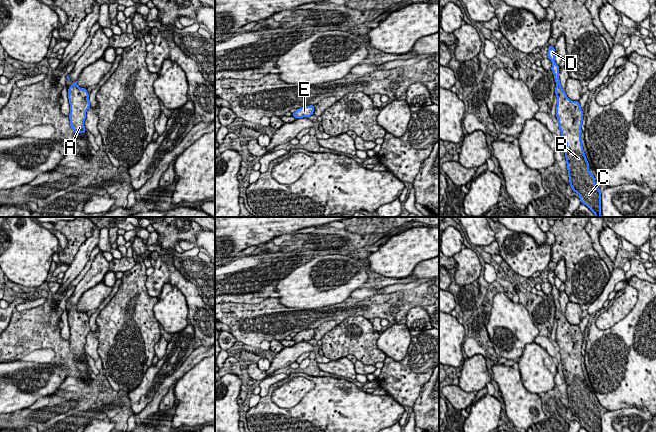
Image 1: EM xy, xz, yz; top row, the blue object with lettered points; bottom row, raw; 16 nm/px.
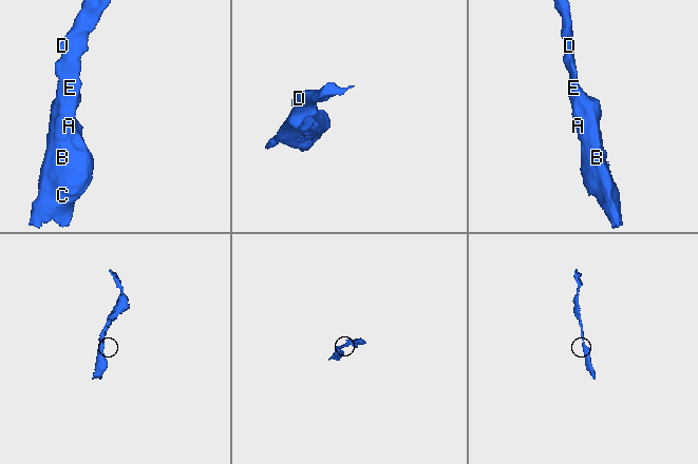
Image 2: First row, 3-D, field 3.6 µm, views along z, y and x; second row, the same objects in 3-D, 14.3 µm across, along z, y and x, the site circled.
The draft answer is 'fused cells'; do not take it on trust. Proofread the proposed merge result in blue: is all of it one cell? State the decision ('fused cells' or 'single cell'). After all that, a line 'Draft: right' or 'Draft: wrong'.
single cell
Draft: wrong

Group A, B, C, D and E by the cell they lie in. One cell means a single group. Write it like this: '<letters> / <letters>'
A B C D E

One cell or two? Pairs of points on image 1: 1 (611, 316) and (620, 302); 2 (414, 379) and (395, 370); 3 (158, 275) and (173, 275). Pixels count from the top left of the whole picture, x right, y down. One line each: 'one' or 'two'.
1: one
2: one
3: one

